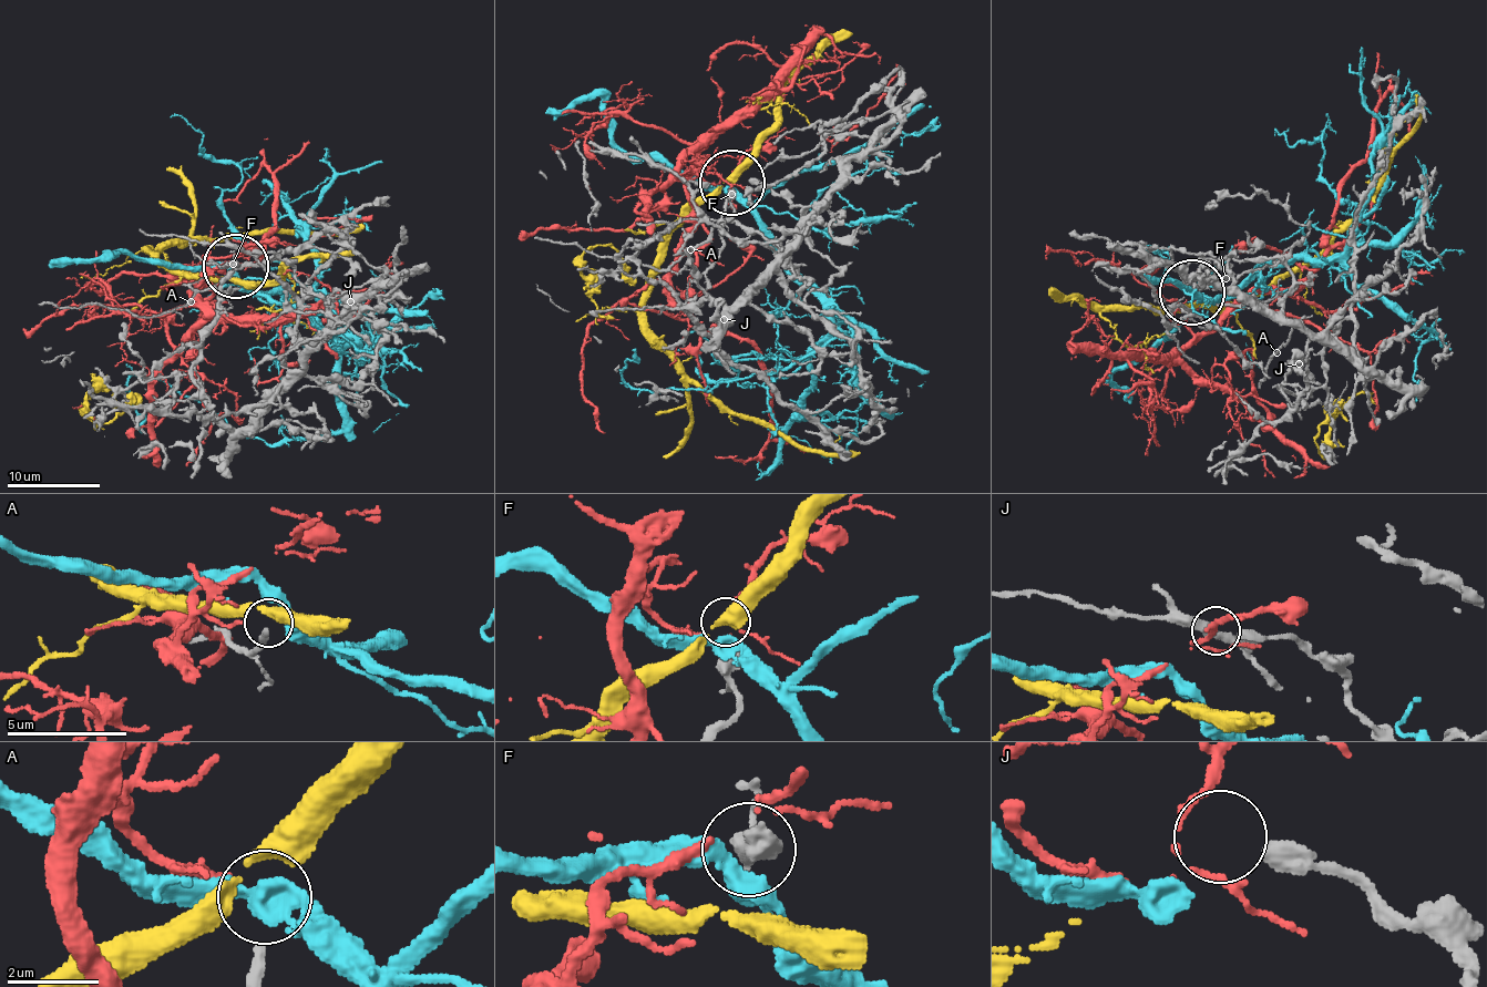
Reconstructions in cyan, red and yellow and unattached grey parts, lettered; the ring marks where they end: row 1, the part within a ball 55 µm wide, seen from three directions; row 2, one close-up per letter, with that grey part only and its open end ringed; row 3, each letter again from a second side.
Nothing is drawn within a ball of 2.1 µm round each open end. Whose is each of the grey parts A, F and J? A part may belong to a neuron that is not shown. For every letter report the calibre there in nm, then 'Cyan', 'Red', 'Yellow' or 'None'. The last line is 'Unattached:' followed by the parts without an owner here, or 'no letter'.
A: Thickness 240 nm. Yellow
F: Thickness 600 nm. None
J: Thickness 440 nm. None
Unattached: F, J

